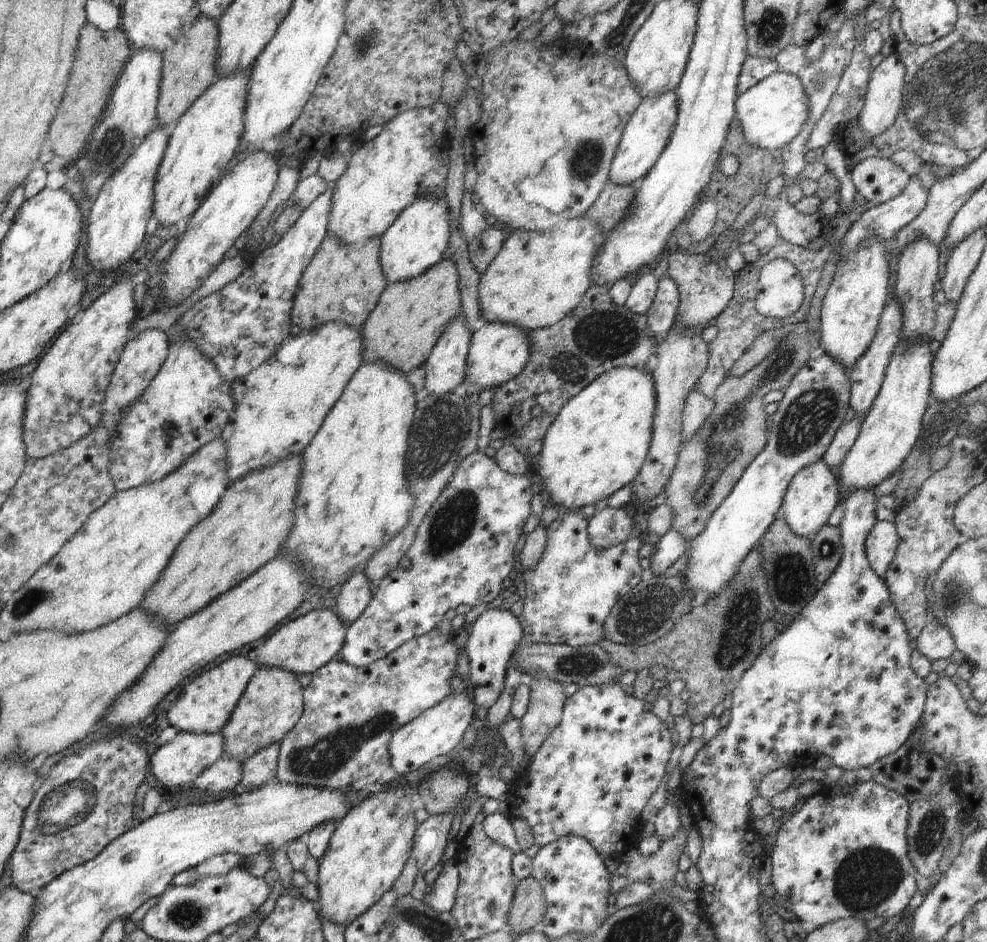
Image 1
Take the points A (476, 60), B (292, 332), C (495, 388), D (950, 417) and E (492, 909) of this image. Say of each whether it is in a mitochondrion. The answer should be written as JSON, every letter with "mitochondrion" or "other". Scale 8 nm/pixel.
{"A":"other","B":"other","C":"other","D":"mitochondrion","E":"mitochondrion"}

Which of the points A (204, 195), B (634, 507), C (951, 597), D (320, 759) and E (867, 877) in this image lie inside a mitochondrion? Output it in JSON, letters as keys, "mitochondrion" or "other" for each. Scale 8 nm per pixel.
{"A":"other","B":"other","C":"mitochondrion","D":"mitochondrion","E":"mitochondrion"}

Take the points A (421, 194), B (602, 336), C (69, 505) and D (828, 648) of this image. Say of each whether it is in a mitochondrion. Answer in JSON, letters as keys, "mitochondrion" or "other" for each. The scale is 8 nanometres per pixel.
{"A":"other","B":"mitochondrion","C":"other","D":"other"}

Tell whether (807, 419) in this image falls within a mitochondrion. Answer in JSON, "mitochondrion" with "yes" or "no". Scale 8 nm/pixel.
{"mitochondrion":"yes"}

